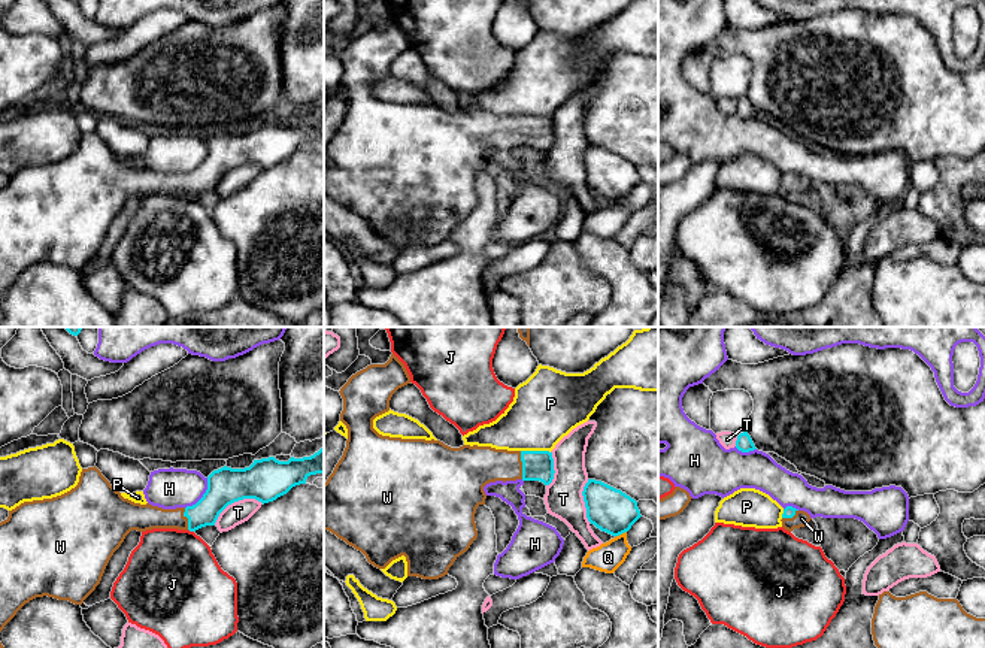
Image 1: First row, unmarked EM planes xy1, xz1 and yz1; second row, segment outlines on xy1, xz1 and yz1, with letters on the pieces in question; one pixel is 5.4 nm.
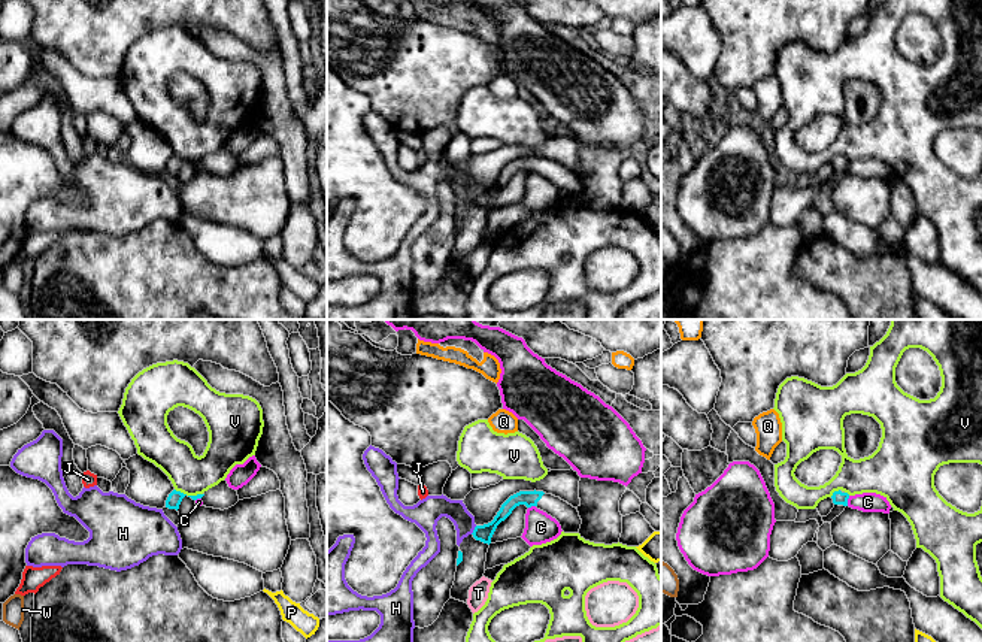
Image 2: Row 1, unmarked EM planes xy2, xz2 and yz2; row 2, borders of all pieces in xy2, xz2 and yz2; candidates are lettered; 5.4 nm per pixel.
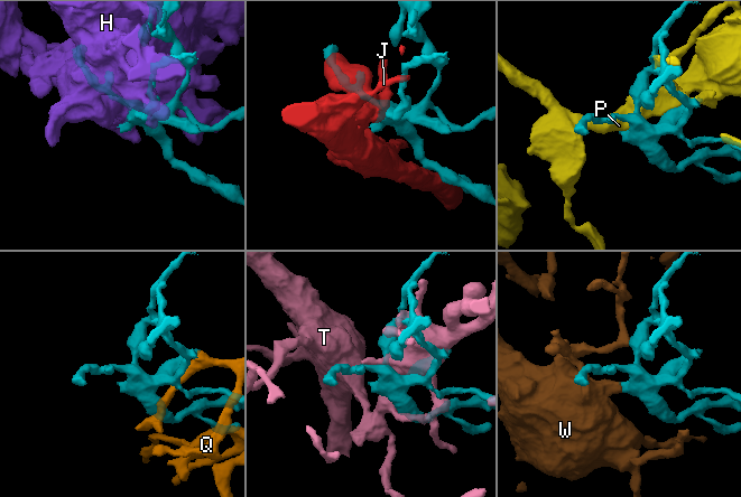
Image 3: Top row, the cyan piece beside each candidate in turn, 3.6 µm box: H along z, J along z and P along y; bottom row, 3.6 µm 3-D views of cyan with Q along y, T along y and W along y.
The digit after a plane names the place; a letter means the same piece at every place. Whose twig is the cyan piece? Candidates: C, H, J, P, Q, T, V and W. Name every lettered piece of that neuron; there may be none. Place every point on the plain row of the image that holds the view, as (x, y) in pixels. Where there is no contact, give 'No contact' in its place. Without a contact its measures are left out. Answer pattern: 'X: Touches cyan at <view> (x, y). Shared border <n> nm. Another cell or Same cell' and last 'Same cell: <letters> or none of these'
C: Touches cyan at yz2 (846, 166). Shared border 60 nm. Another cell
H: Touches cyan at xy1 (203, 162). Shared border 200 nm. Another cell
J: Touches cyan at xy1 (191, 196). Shared border 40 nm. Another cell
P: Touches cyan at xz1 (536, 117). Shared border 160 nm. Another cell
Q: Touches cyan at xz1 (621, 199). Shared border 70 nm. Another cell
T: Touches cyan at xy1 (236, 166). Shared border 300 nm. Another cell
V: Touches cyan at yz2 (834, 157). Shared border 70 nm. Another cell
W: Touches cyan at xz1 (523, 130). Shared border 150 nm. Same cell
Same cell: W

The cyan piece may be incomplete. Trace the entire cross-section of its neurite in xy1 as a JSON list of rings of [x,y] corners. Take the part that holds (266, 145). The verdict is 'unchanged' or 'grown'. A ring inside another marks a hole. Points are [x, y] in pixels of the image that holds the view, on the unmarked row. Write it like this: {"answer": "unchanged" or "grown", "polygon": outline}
{"answer": "grown", "polygon": [[[324,112],[310,122],[291,122],[288,127],[269,122],[254,125],[245,134],[224,131],[207,142],[207,155],[196,170],[163,175],[124,164],[96,131],[82,134],[78,151],[70,157],[52,164],[24,167],[0,188],[0,297],[36,263],[48,261],[82,270],[100,249],[110,222],[131,196],[196,197],[215,191],[219,179],[234,167],[273,167],[316,139],[324,139]]]}

